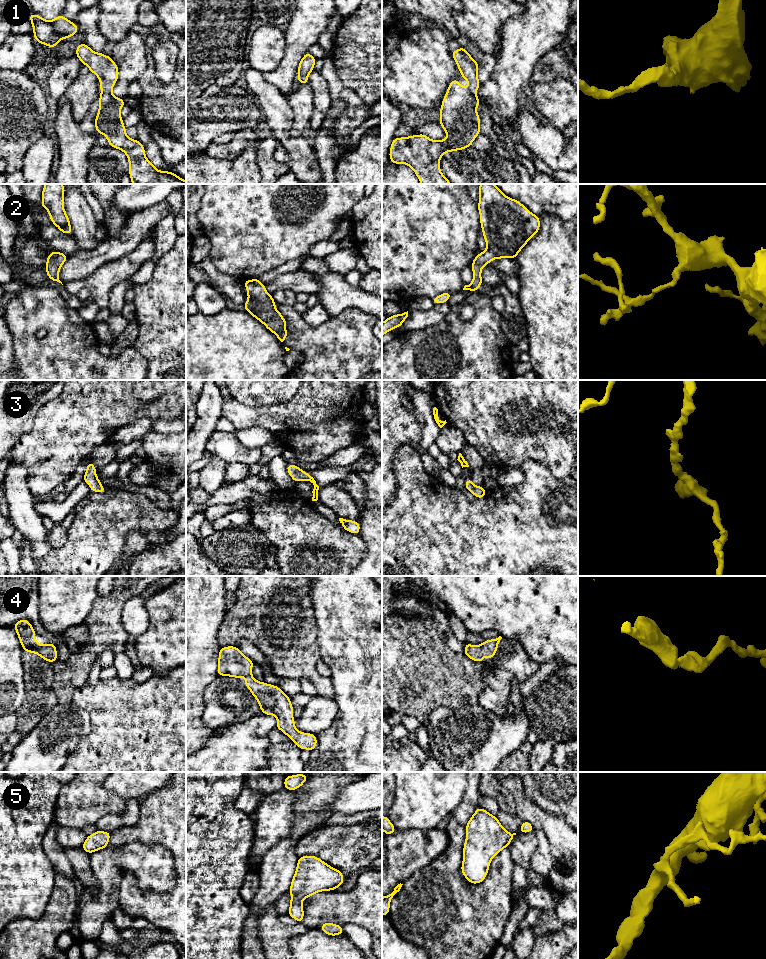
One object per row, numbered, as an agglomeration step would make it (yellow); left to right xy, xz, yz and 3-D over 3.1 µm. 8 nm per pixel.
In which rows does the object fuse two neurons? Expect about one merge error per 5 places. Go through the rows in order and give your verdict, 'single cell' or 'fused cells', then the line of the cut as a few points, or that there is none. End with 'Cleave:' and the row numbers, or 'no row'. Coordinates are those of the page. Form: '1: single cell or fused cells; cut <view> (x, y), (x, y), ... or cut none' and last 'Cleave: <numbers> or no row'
1: single cell; cut none
2: single cell; cut none
3: single cell; cut none
4: single cell; cut none
5: single cell; cut none
Cleave: no row

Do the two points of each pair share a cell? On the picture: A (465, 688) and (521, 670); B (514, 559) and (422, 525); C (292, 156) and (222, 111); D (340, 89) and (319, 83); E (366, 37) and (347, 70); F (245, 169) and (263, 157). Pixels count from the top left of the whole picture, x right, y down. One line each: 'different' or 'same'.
A: different
B: same
C: different
D: different
E: same
F: different

